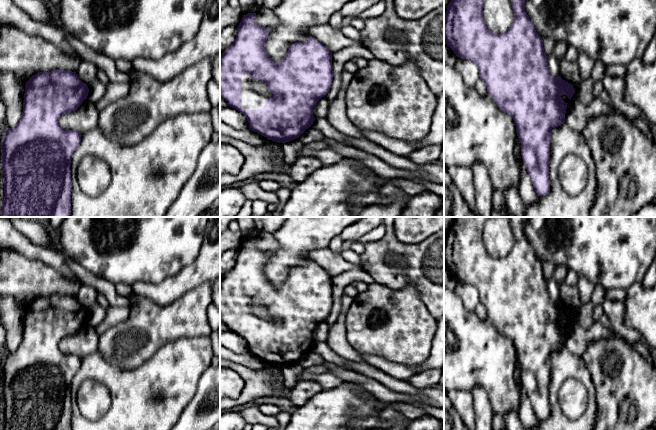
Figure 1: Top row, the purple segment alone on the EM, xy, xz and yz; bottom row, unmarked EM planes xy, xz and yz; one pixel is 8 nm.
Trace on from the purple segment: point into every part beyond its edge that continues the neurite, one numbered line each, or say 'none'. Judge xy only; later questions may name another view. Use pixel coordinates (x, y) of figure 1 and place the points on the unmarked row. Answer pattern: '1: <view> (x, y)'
none

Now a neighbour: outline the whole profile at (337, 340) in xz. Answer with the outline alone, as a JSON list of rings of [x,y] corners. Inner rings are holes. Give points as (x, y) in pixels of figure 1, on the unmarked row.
[[[346,313],[339,314],[336,322],[330,326],[326,343],[334,352],[345,360],[364,362],[360,354],[353,349],[347,340],[345,318]]]

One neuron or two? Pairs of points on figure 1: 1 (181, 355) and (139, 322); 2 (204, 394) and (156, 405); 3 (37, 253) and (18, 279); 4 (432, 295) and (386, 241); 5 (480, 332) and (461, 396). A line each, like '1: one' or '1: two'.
1: two
2: two
3: two
4: one
5: two

